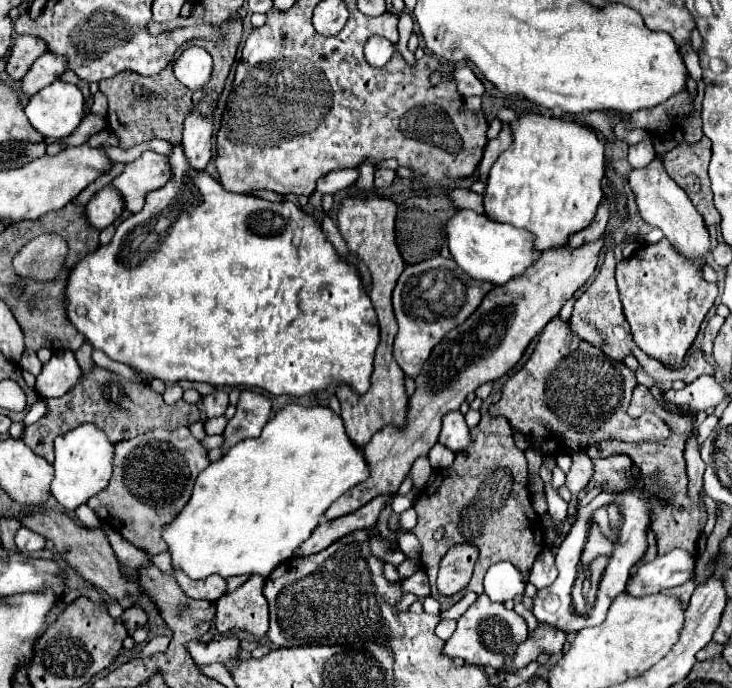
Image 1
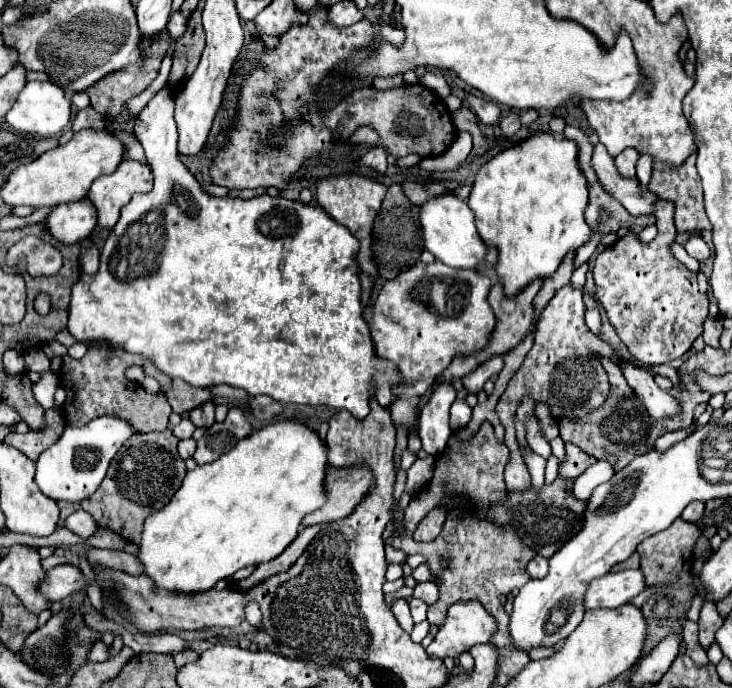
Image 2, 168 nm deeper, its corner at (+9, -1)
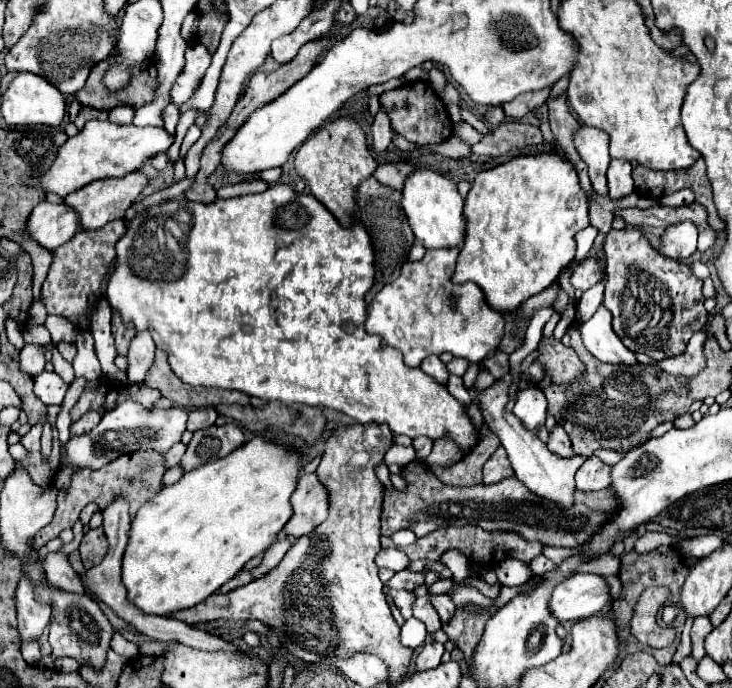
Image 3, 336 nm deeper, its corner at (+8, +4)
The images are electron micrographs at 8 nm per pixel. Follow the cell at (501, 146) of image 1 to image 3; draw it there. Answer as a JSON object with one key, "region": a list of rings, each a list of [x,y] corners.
{"region":[[[543,89],[541,93],[527,93],[527,95],[521,95],[517,99],[513,99],[511,103],[505,103],[503,109],[505,109],[505,115],[511,117],[511,119],[521,119],[525,117],[527,113],[531,113],[533,109],[537,109],[539,105],[543,105],[549,97],[549,89]]]}

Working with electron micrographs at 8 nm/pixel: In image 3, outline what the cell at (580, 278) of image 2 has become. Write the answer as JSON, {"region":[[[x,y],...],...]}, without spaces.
{"region":[[[587,227],[585,231],[581,231],[577,235],[577,253],[575,253],[575,263],[579,263],[581,259],[585,259],[593,247],[593,241],[597,237],[597,229],[595,227]]]}

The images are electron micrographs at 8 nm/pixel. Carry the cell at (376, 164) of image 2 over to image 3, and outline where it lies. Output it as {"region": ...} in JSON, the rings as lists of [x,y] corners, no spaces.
{"region":[[[383,109],[377,113],[377,117],[373,121],[371,135],[373,135],[373,151],[375,153],[387,151],[387,145],[391,143],[391,125],[389,125],[387,113]]]}

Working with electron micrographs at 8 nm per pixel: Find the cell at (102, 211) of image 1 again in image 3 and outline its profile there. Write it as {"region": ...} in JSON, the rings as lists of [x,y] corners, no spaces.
{"region":[[[41,201],[29,217],[27,231],[41,247],[55,249],[81,231],[81,221],[73,207]]]}

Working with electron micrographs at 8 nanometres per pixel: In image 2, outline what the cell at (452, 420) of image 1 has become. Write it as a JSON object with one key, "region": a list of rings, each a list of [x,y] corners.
{"region":[[[440,382],[432,394],[428,396],[428,404],[420,410],[418,418],[418,436],[422,440],[422,448],[430,456],[440,456],[450,440],[450,426],[448,426],[448,410],[456,400],[456,390],[448,382]]]}

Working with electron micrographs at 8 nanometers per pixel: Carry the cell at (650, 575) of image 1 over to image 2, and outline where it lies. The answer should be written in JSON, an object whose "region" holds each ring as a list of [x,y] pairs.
{"region":[[[622,570],[614,574],[604,574],[588,584],[584,592],[584,610],[594,608],[618,608],[638,596],[646,588],[640,570]]]}

